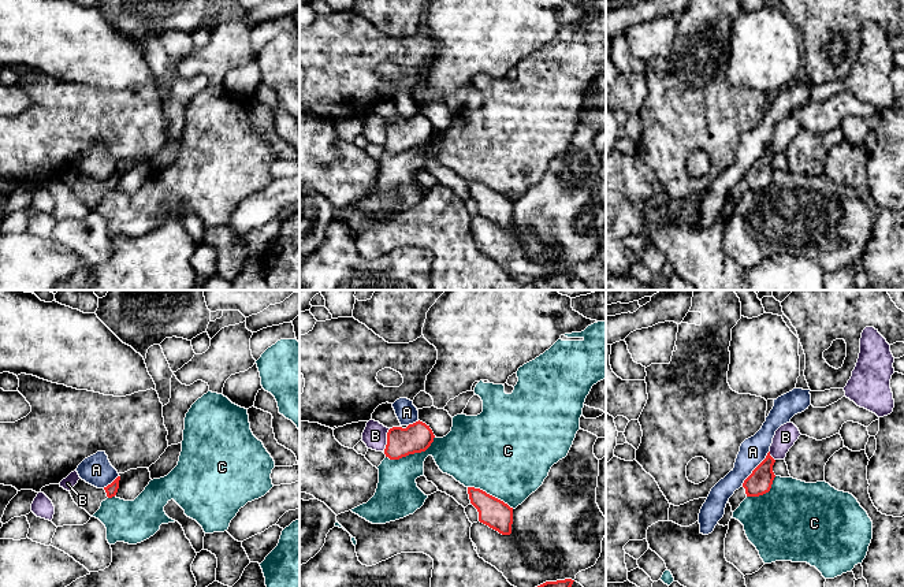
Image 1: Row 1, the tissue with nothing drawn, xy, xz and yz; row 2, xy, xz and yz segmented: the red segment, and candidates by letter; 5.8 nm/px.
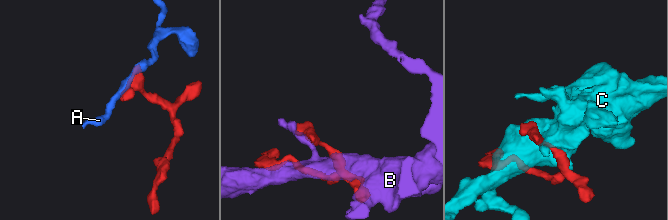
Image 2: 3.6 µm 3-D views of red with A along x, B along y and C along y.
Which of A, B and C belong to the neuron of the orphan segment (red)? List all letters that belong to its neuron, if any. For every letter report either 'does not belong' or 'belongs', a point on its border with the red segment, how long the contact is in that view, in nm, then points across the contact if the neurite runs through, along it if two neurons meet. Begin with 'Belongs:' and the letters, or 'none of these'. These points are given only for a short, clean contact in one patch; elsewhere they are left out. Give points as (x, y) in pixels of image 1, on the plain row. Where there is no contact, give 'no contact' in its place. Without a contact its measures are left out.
Belongs: none of these
A: does not belong; contact yz (755, 162); length 260 nm
B: does not belong; contact xz (387, 134); length 150 nm
C: does not belong; contact xz (412, 147); length 320 nm

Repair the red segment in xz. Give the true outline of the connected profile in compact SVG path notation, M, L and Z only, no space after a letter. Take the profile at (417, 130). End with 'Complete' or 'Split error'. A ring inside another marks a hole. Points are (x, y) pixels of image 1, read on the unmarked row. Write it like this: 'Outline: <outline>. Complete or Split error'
Outline: M382 97L372 107L372 114L388 122L386 151L399 153L409 148L425 145L434 135L434 126L423 115L402 119L395 108L393 97Z. Split error

